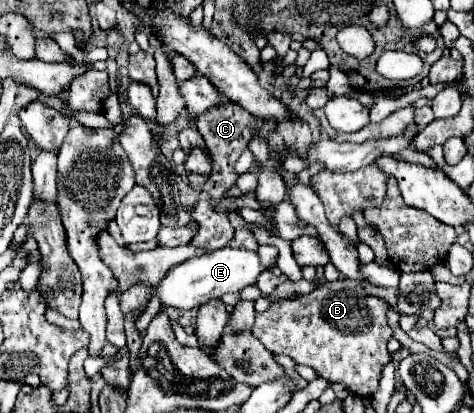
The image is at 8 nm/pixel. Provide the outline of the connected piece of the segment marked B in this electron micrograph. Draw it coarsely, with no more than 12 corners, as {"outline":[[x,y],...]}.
{"outline":[[340,277],[270,303],[272,353],[372,397],[388,303]]}

